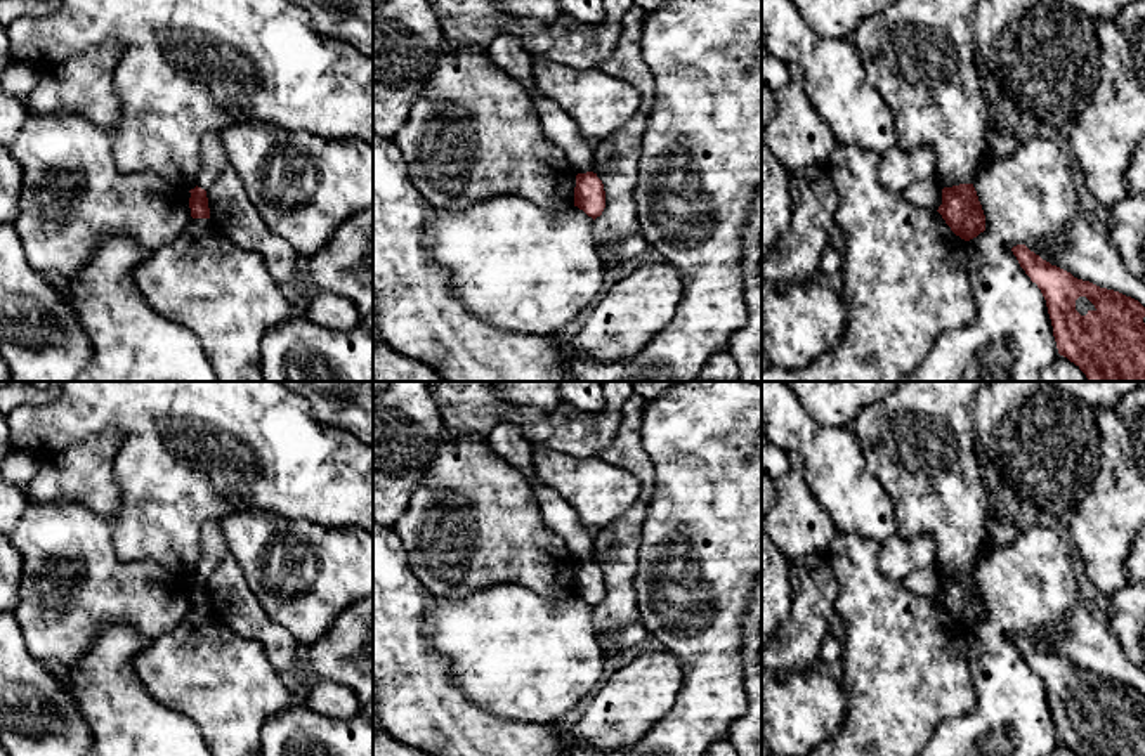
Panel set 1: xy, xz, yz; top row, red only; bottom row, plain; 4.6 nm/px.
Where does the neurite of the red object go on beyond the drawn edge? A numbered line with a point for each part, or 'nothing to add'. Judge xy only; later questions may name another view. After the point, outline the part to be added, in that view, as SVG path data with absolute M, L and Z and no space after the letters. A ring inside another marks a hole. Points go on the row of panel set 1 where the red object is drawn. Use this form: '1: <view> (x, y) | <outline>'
nothing to add

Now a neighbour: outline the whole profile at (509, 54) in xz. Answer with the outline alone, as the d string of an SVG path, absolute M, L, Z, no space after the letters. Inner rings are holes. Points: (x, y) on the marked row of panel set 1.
M510 33L498 35L493 42L493 57L500 69L529 90L541 132L566 153L576 173L592 172L593 149L581 137L574 120L557 102L538 92L531 71L533 55L519 38Z

